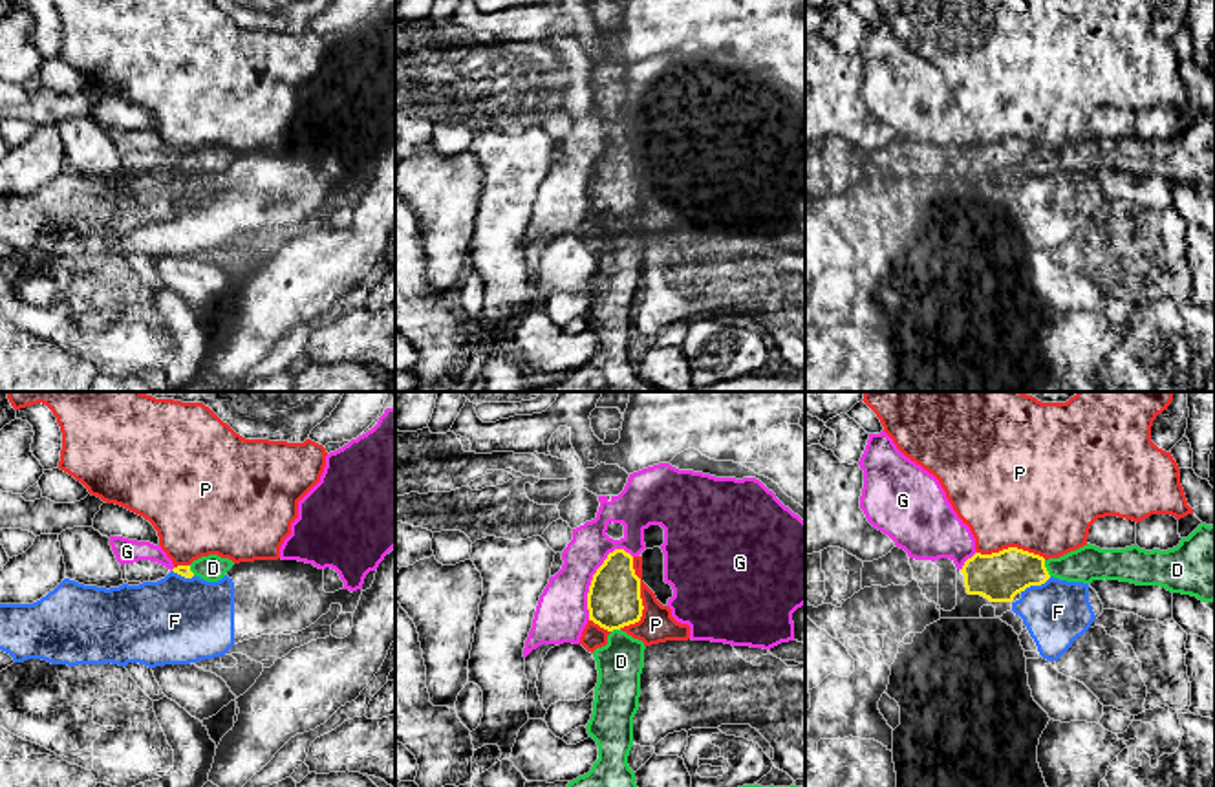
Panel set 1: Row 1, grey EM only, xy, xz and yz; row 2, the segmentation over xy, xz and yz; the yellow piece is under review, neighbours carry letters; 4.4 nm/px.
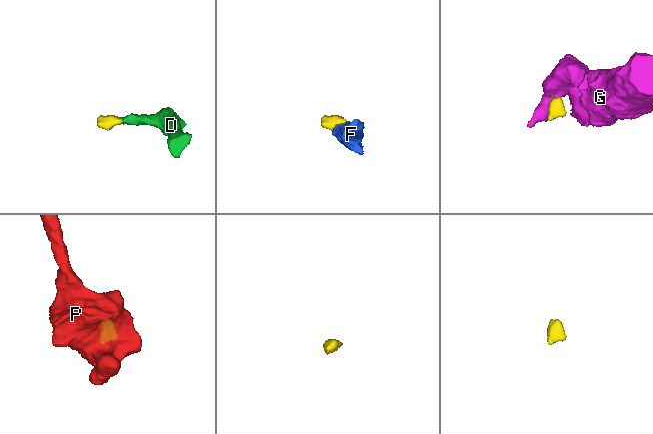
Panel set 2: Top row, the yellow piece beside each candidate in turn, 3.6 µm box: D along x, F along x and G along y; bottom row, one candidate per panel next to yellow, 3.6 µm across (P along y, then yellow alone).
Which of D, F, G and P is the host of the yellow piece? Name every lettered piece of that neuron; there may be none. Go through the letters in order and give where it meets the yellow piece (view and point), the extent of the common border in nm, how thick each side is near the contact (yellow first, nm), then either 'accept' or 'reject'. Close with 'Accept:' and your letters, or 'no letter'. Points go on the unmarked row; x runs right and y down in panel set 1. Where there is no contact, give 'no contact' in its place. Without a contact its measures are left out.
D: yz (1045, 158) | 80 nm | 220/160 nm | accept
F: yz (1034, 174) | 160 nm | 220/280 nm | reject
G: xz (591, 171) | 360 nm | 240/220 nm | reject
P: xz (641, 189) | 320 nm | 240/150 nm | reject
Accept: D

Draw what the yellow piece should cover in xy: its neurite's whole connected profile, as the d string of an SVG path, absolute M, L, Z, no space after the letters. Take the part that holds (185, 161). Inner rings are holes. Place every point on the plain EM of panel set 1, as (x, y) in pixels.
M209 145L194 150L190 156L177 156L172 161L192 168L194 165L207 170L207 172L218 172L225 167L225 163L234 156L232 150L221 148L218 145Z

